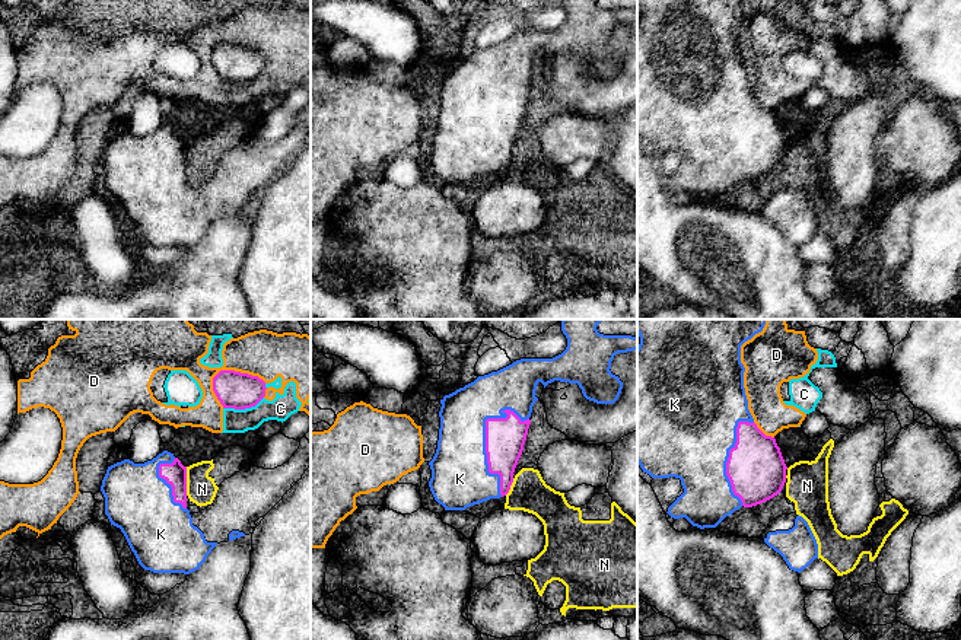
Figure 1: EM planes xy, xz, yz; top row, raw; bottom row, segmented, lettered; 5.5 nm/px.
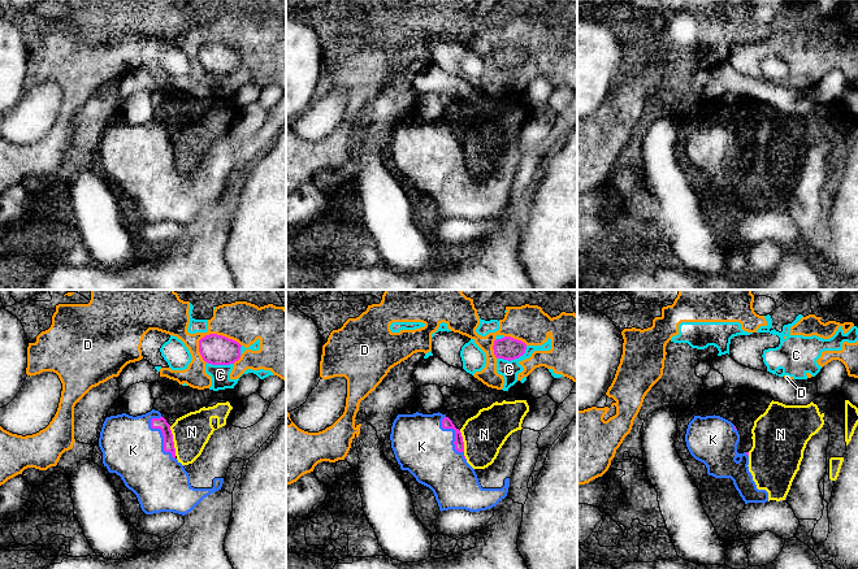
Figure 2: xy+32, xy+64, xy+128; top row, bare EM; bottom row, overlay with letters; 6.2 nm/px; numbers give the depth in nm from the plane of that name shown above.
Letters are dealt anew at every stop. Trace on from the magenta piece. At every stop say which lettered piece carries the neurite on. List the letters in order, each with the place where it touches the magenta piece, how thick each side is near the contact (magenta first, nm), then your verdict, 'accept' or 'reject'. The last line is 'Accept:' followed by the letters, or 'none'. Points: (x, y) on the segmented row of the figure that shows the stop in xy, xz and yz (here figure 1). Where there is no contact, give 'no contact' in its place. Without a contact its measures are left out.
C: contact xy (242, 408); calibres 200 and 140 nm; reject
D: contact xy (234, 371); calibres 200 and 260 nm; reject
K: contact xz (486, 446); calibres 220 and 320 nm; reject
N: contact xy (185, 481); calibres 130 and 160 nm; accept
Accept: N

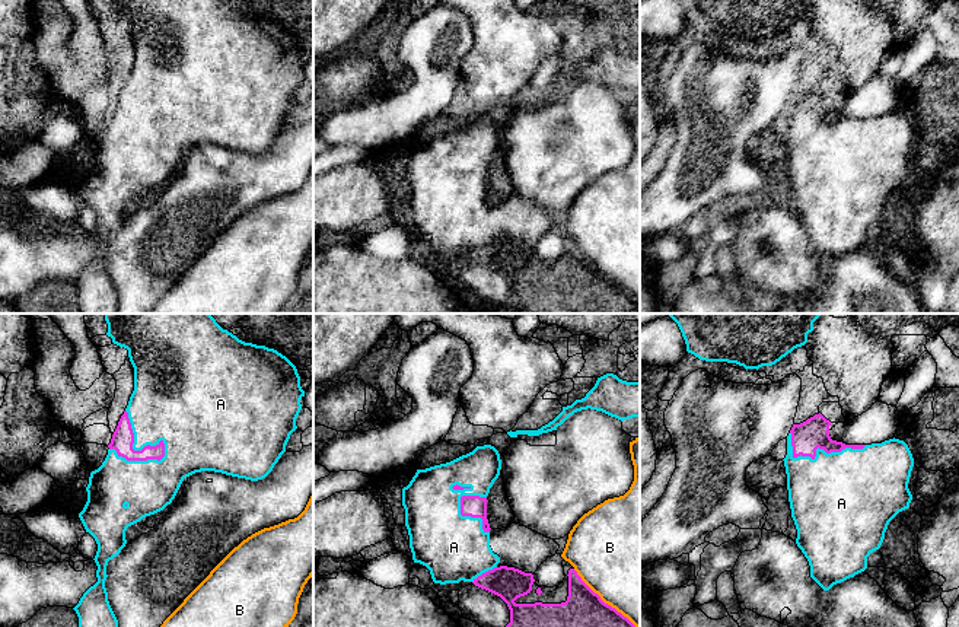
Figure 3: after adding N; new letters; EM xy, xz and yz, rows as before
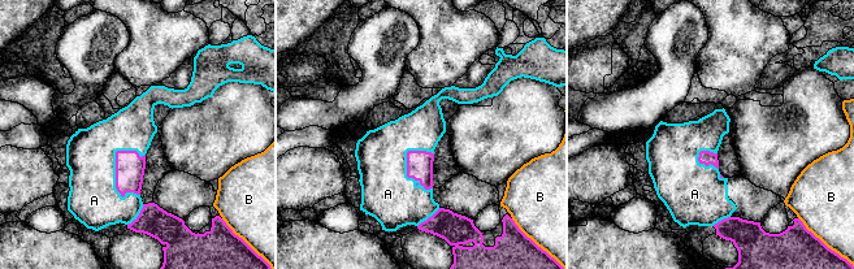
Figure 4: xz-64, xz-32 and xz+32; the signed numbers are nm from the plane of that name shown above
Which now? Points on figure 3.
A: contact xy (139, 451); calibres 120 and 340 nm; reject
B: contact xz (602, 601); calibres 200 and 480 nm; reject
Accept: none

